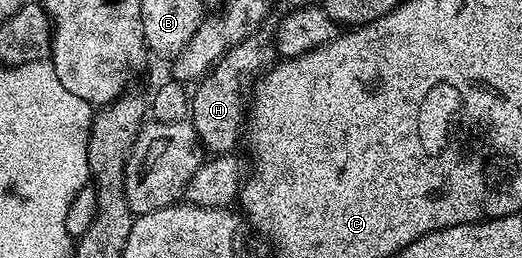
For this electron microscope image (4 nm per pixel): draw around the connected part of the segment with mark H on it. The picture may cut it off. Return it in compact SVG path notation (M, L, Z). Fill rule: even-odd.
M260 32L241 40L226 51L223 59L212 65L209 73L194 87L190 95L189 121L199 136L199 145L208 155L218 156L232 153L235 145L245 134L245 115L249 109L248 99L243 98L243 77L246 74L262 75L271 69L277 58L272 39Z

